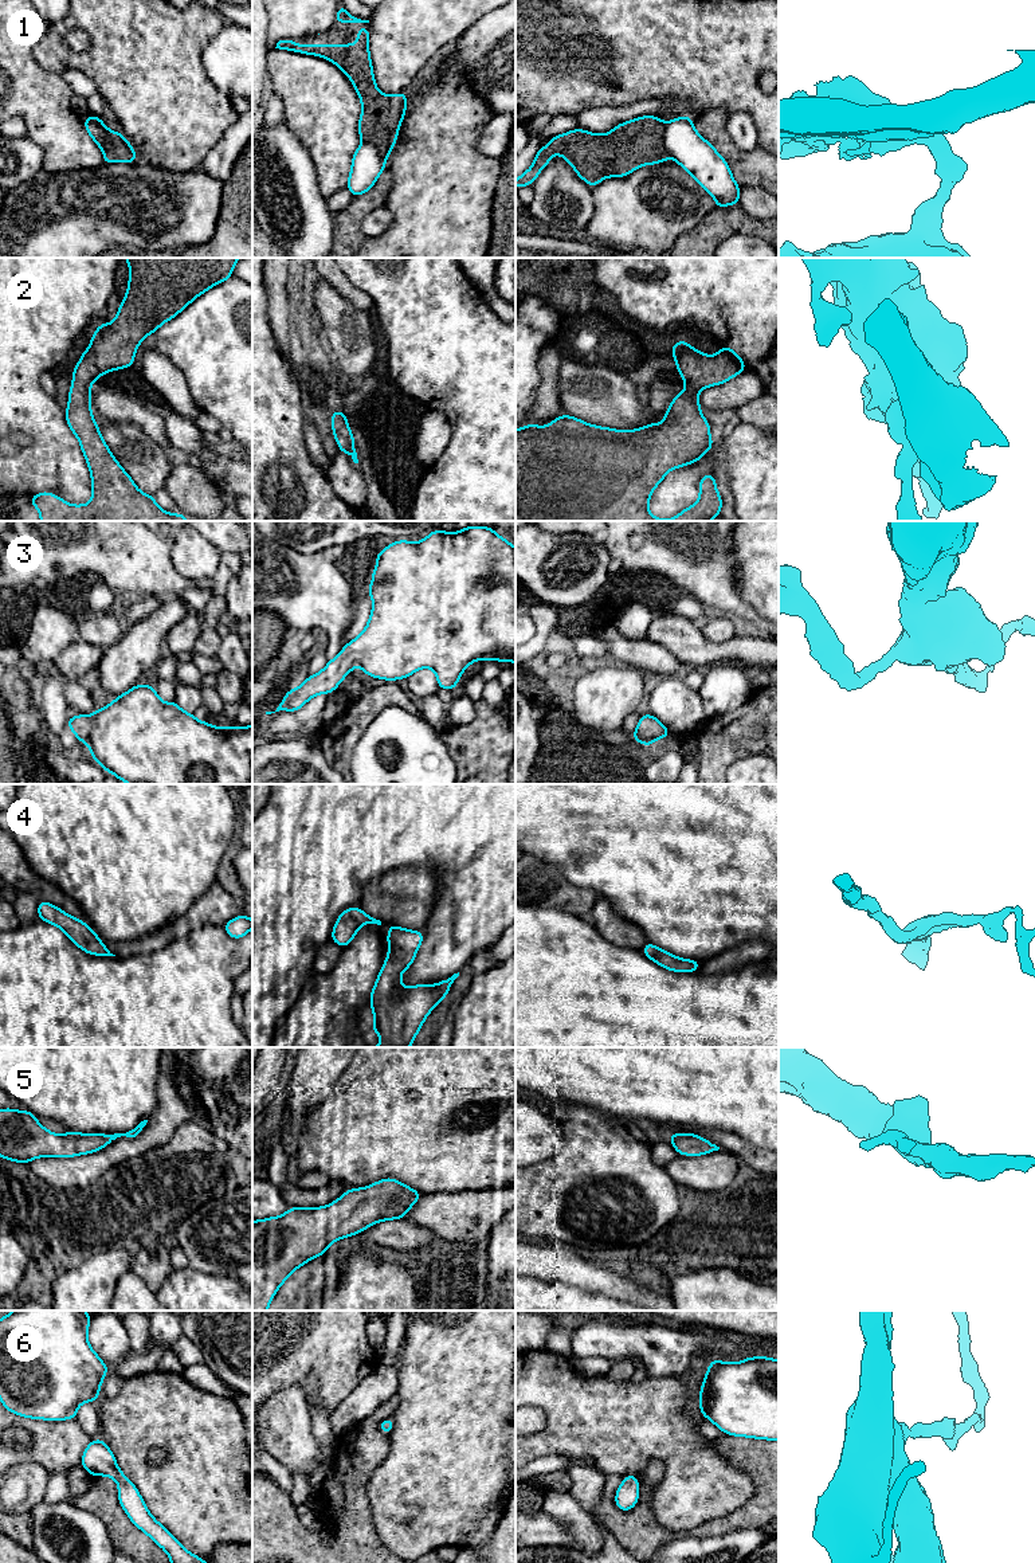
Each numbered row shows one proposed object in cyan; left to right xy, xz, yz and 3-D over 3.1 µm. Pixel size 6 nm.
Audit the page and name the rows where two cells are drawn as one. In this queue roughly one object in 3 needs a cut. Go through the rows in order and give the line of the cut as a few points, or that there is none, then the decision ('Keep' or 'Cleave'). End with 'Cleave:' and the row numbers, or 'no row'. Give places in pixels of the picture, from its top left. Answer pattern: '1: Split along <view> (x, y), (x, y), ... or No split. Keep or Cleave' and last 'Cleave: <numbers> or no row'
1: Split along xy (93, 117), (106, 130), (109, 138), (109, 145), (104, 151). Cleave
2: No split. Keep
3: No split. Keep
4: No split. Keep
5: No split. Keep
6: No split. Keep
Cleave: 1

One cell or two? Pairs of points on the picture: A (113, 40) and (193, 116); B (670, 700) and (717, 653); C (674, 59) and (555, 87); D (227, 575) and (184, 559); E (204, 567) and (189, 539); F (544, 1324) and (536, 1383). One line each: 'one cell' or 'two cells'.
A: one cell
B: two cells
C: one cell
D: two cells
E: one cell
F: two cells

